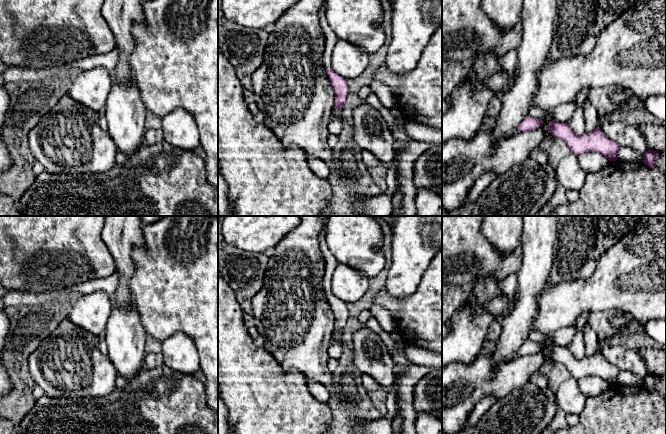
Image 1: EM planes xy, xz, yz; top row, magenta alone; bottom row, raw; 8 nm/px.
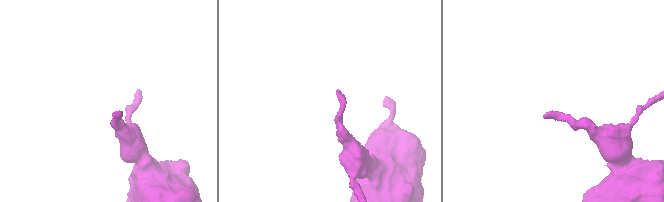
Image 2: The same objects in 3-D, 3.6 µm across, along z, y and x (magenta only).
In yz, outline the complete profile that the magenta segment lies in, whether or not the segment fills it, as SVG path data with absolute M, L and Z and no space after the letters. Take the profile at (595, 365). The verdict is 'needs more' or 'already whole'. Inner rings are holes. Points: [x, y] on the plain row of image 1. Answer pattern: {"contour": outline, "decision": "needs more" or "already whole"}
{"contour": "M553 344L548 346L548 350L551 359L564 364L575 379L598 376L609 385L617 384L620 369L606 361L600 351L596 351L589 357L577 359L568 347Z", "decision": "already whole"}

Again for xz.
{"contour": "M326 224L322 228L319 236L321 251L326 263L326 271L324 274L323 288L335 317L334 332L342 333L345 327L346 321L348 319L348 310L346 307L346 303L341 301L339 298L335 297L330 291L332 274L338 265L338 261L333 256L333 254L331 253L331 251L329 250L326 244L325 231L326 231Z", "decision": "needs more"}

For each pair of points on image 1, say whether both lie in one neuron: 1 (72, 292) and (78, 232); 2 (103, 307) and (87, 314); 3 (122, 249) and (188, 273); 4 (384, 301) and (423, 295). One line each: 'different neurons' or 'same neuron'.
1: different neurons
2: same neuron
3: different neurons
4: same neuron

